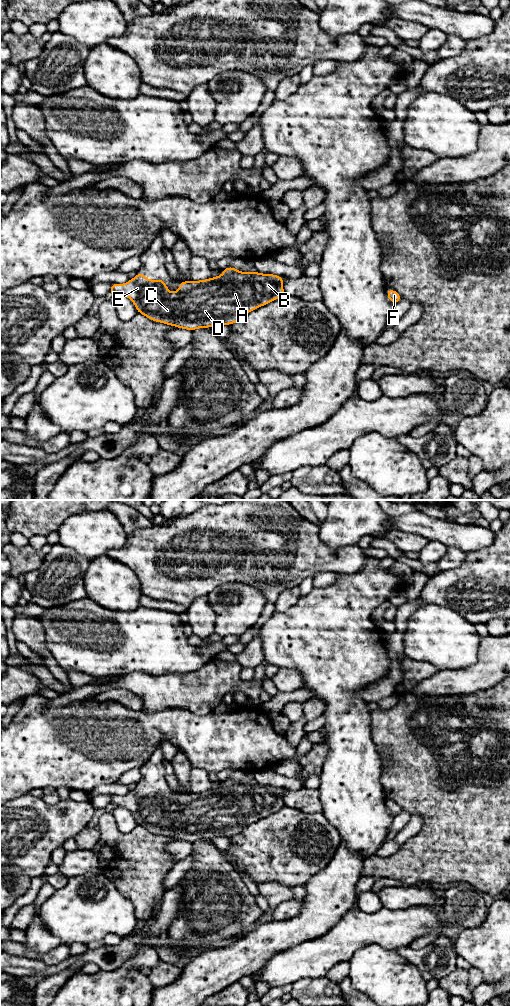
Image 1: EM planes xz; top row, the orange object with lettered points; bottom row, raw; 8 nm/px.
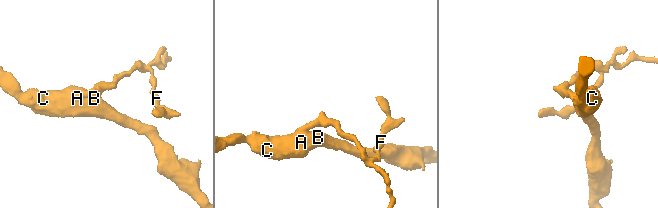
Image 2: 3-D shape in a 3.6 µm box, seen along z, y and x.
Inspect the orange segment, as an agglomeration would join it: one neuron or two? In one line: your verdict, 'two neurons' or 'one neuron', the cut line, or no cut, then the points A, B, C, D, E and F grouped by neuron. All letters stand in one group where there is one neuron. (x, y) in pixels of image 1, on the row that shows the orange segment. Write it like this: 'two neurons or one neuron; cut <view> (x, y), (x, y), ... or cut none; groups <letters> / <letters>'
two neurons; cut xz (239, 271), (223, 274); groups A B C D E / F

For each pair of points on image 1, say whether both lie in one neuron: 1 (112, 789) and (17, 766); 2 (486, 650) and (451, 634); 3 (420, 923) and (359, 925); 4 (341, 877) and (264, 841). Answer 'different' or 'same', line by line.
1: different
2: different
3: same
4: different

